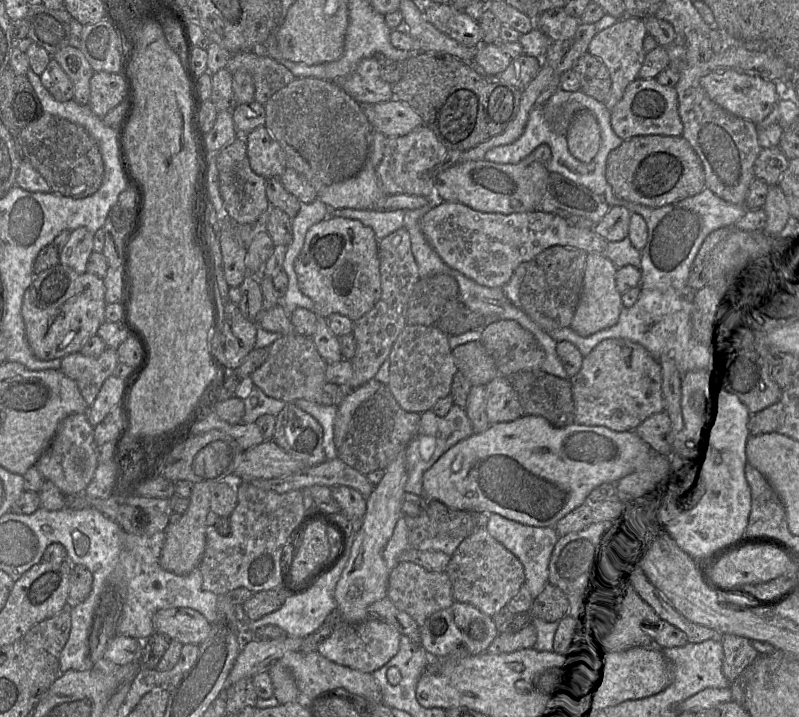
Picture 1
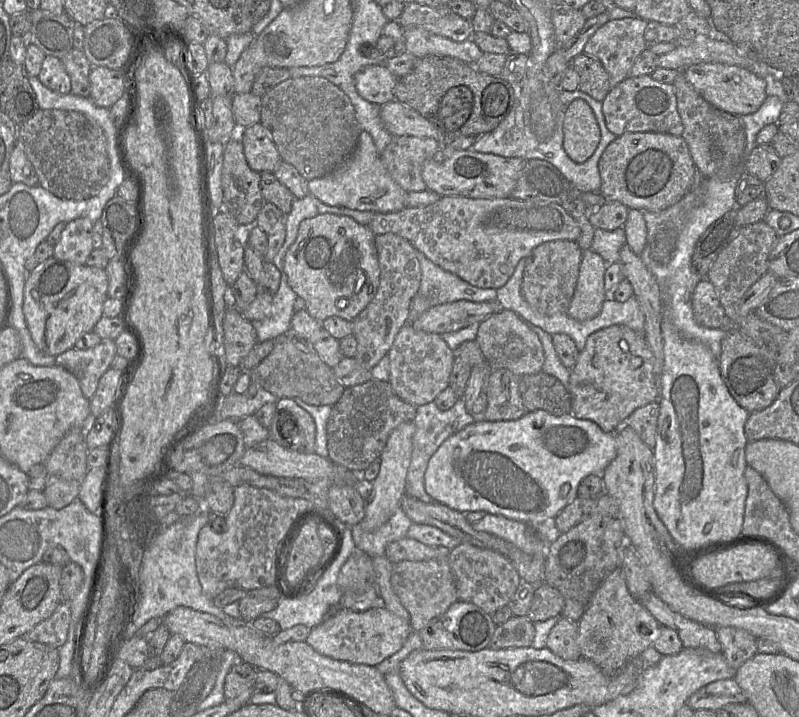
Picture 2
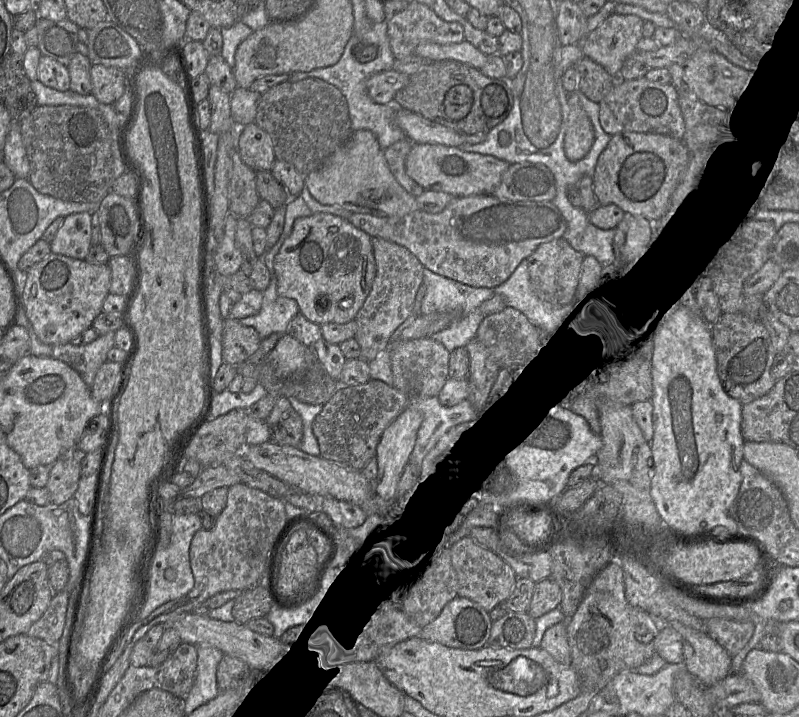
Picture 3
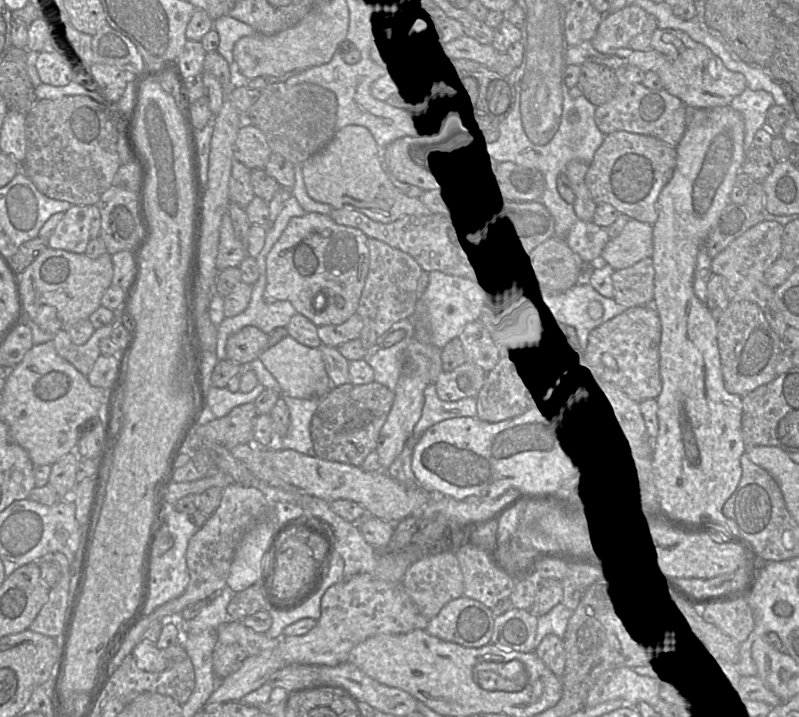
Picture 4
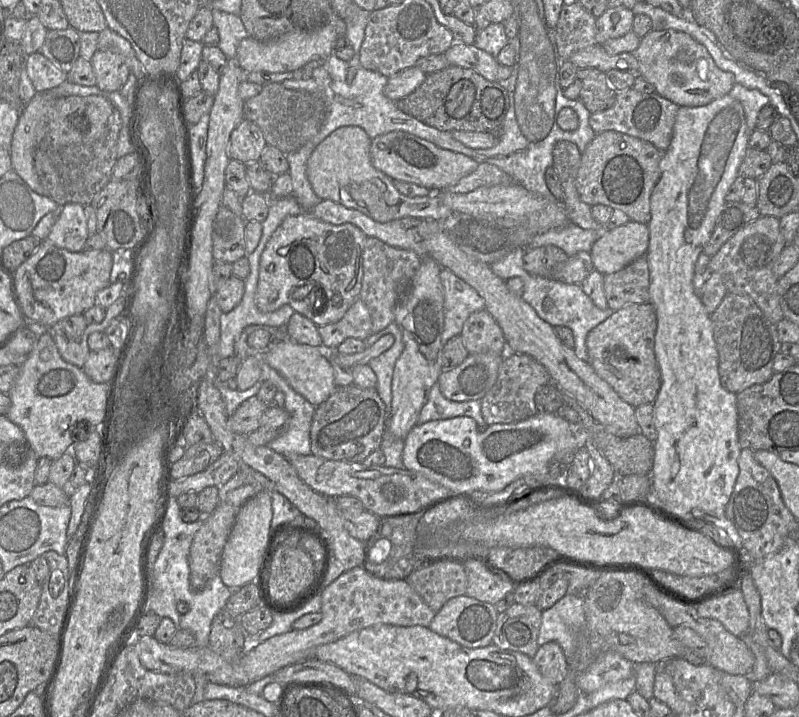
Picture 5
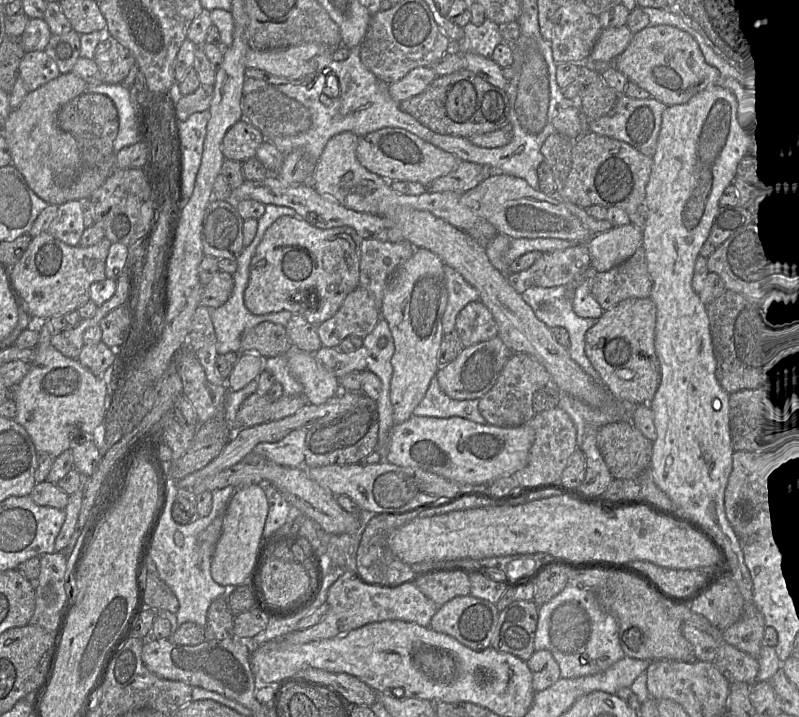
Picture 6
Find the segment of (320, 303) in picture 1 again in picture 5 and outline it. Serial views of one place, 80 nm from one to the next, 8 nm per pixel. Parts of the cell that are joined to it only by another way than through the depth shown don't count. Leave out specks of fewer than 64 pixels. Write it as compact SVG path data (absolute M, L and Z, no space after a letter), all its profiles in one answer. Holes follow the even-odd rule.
M307 212L286 217L260 257L254 296L257 308L266 313L290 305L294 312L307 317L317 327L338 322L359 298L365 239L364 233L350 223L332 225ZM318 294L325 297L324 312L316 311L312 305L312 299Z

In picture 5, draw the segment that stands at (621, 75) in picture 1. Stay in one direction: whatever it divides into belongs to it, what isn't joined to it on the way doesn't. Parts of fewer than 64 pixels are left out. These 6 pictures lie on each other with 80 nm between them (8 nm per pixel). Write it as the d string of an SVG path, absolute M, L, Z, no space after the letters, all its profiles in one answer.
M608 7L596 19L596 44L602 45L606 41L619 38L632 31L634 14L625 7Z

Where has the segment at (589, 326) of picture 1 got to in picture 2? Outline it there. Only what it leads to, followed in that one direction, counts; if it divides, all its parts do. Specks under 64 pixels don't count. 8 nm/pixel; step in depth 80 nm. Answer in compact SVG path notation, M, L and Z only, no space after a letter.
M592 250L583 251L576 290L568 315L577 321L596 317L608 297L604 288L604 274L608 264Z

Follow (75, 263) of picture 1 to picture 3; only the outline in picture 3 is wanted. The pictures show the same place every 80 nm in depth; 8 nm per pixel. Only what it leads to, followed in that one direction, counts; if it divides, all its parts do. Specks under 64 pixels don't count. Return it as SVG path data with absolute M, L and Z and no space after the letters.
M80 212L64 217L55 238L49 243L51 252L85 260L91 246L91 214Z

